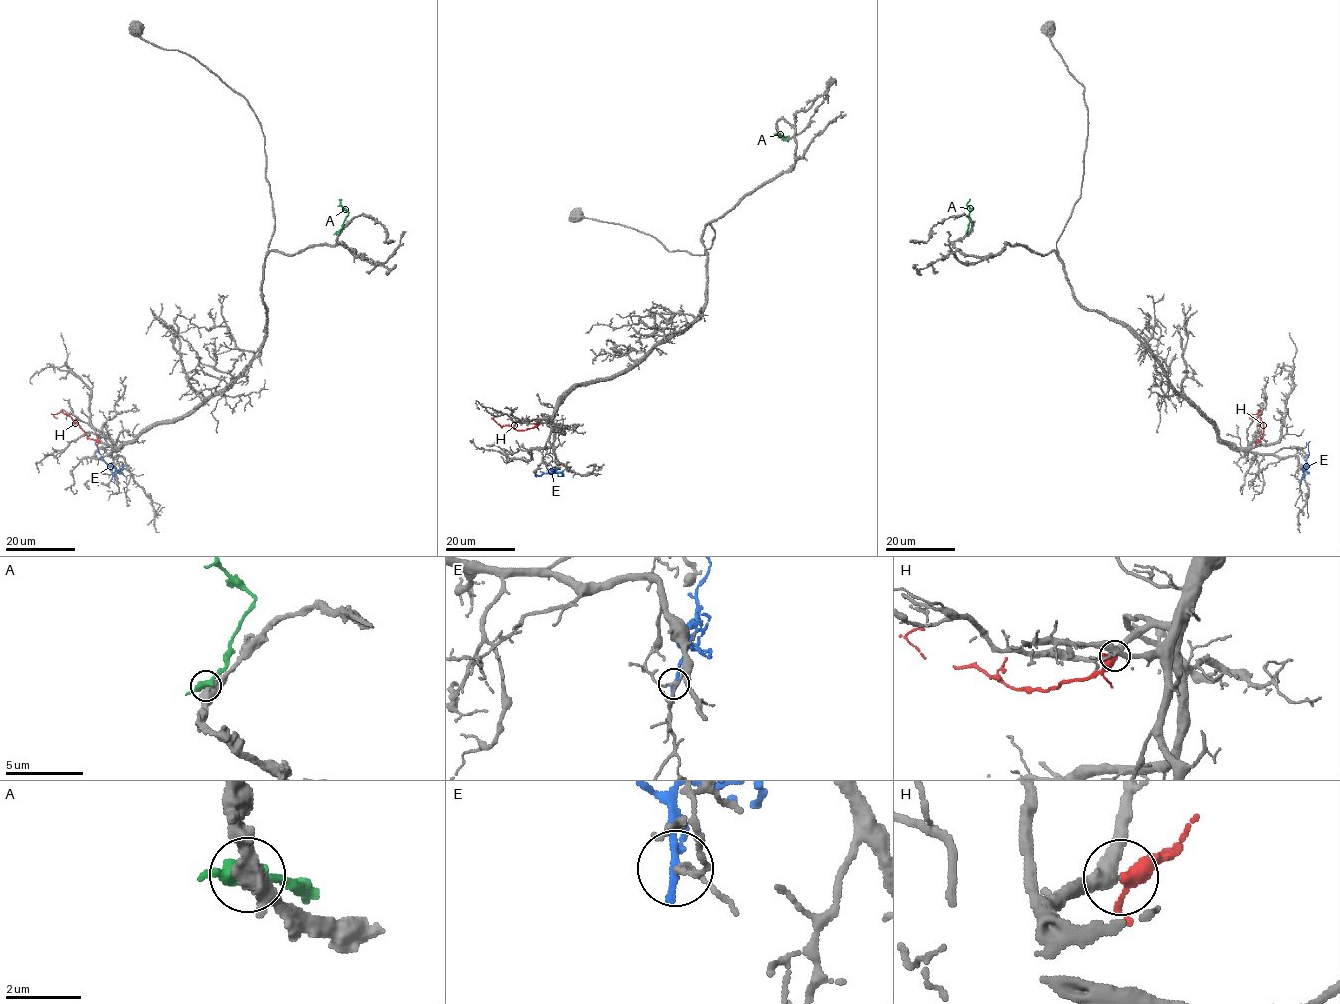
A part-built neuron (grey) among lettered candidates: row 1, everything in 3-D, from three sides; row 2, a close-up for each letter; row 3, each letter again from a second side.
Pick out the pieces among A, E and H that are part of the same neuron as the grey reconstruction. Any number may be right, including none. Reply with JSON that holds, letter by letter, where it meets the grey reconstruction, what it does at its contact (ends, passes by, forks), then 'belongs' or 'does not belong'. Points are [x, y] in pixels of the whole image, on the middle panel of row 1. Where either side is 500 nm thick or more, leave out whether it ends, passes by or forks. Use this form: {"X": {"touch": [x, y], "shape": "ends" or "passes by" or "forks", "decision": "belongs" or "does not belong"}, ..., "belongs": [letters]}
{"A": {"touch": [778, 134], "shape": "passes by", "decision": "does not belong"}, "E": {"touch": [554, 468], "shape": "ends", "decision": "does not belong"}, "H": {"touch": [539, 423], "shape": "passes by", "decision": "belongs"}, "belongs": ["H"]}

